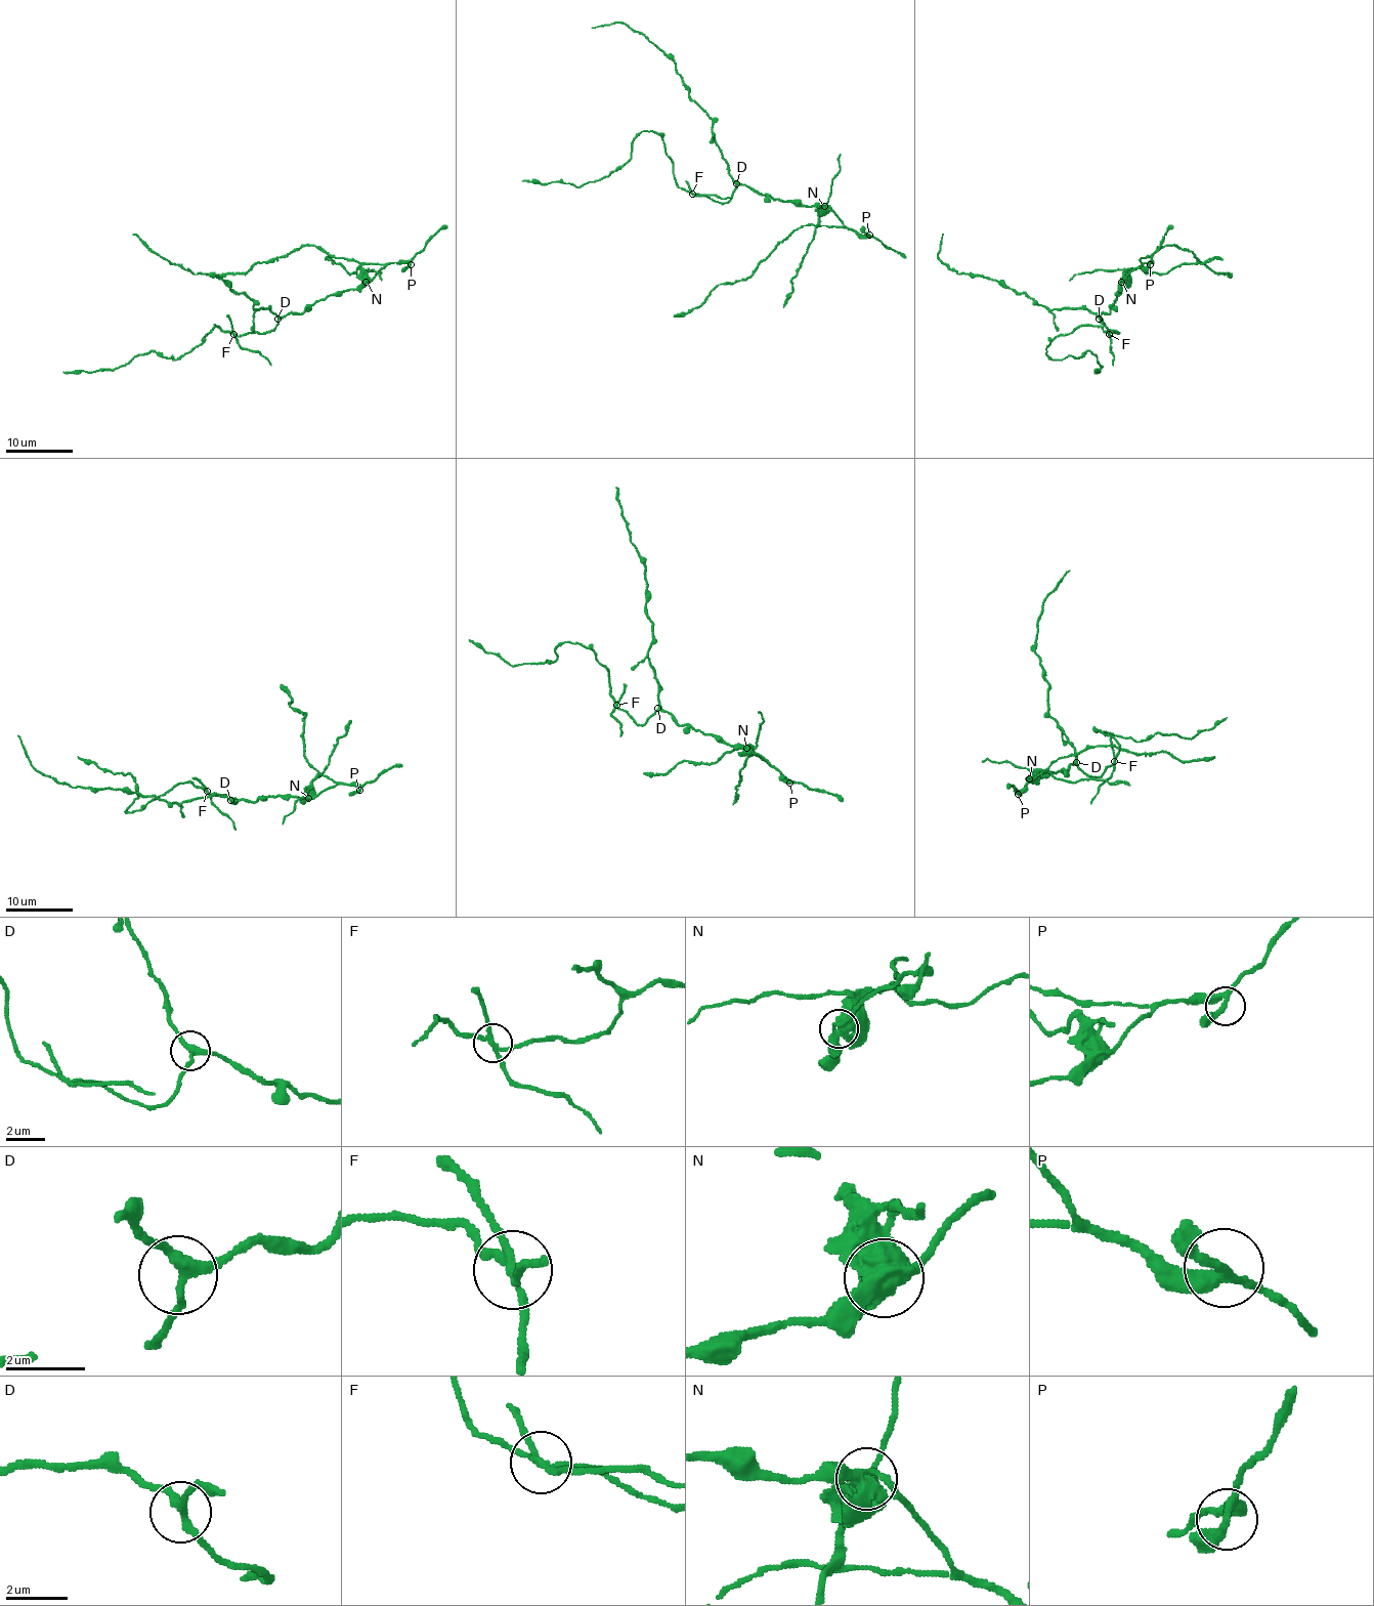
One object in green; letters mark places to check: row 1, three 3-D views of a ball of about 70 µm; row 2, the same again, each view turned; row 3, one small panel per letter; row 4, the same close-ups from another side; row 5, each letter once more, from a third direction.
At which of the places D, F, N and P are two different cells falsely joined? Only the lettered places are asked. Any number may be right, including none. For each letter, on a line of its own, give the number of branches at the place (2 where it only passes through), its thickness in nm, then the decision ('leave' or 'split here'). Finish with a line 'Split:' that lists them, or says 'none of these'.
D: 3 | 280 nm | leave
F: 4 | 190 nm | split here
N: 3 | 400 nm | split here
P: 3 | 260 nm | leave
Split: F, N

